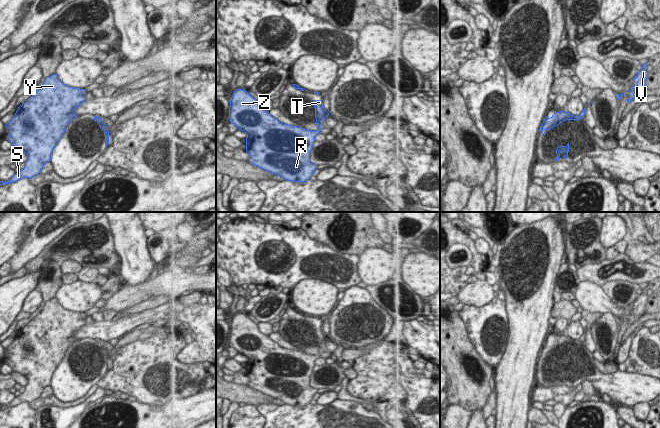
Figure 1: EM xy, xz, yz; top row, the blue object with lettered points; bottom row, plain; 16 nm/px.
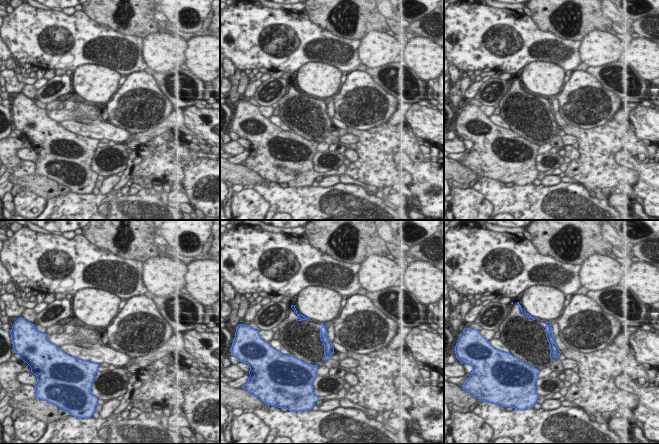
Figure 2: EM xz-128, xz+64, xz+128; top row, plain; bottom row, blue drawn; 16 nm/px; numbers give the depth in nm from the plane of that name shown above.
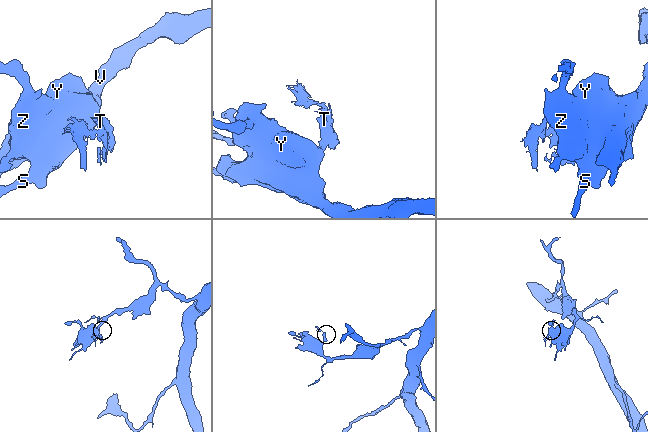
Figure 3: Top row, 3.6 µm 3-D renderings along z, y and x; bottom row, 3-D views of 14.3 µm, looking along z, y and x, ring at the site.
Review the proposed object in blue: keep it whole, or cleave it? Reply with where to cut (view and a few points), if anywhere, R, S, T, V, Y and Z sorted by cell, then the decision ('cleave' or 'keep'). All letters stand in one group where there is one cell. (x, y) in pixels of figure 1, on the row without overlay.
cut in xz along (319, 351), (321, 353); R S V Y Z / T; cleave

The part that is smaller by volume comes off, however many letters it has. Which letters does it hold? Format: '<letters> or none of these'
T.

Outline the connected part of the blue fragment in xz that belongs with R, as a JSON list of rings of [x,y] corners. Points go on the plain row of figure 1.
[[[236,313],[230,324],[229,331],[230,347],[237,350],[238,354],[243,354],[248,358],[246,362],[246,376],[249,378],[249,387],[258,390],[263,394],[269,395],[272,398],[279,399],[285,404],[292,406],[305,406],[310,403],[312,397],[317,390],[310,386],[310,375],[315,366],[314,361],[322,354],[319,352],[316,355],[306,354],[302,351],[291,350],[280,347],[277,343],[262,334],[257,324],[248,318],[246,314]]]

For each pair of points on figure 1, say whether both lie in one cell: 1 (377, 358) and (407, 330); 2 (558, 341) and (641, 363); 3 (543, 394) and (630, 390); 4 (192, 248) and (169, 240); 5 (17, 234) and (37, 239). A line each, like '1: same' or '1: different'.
1: different
2: different
3: different
4: different
5: different

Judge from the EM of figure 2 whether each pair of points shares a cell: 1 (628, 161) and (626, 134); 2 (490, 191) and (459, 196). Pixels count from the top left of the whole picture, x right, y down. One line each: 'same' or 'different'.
1: different
2: different

